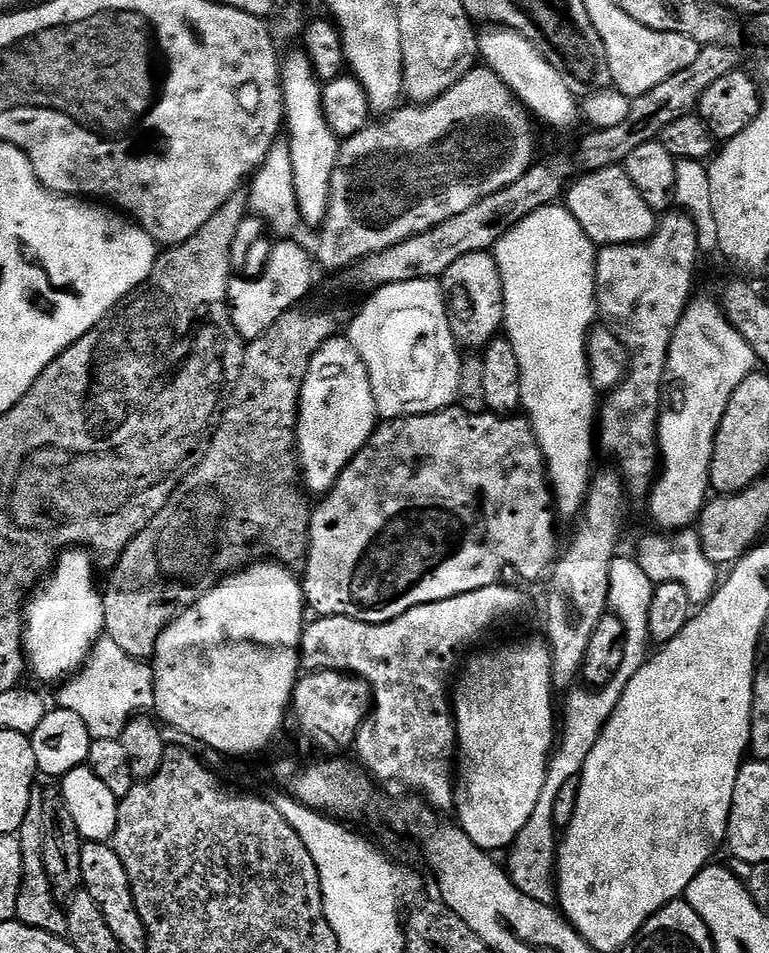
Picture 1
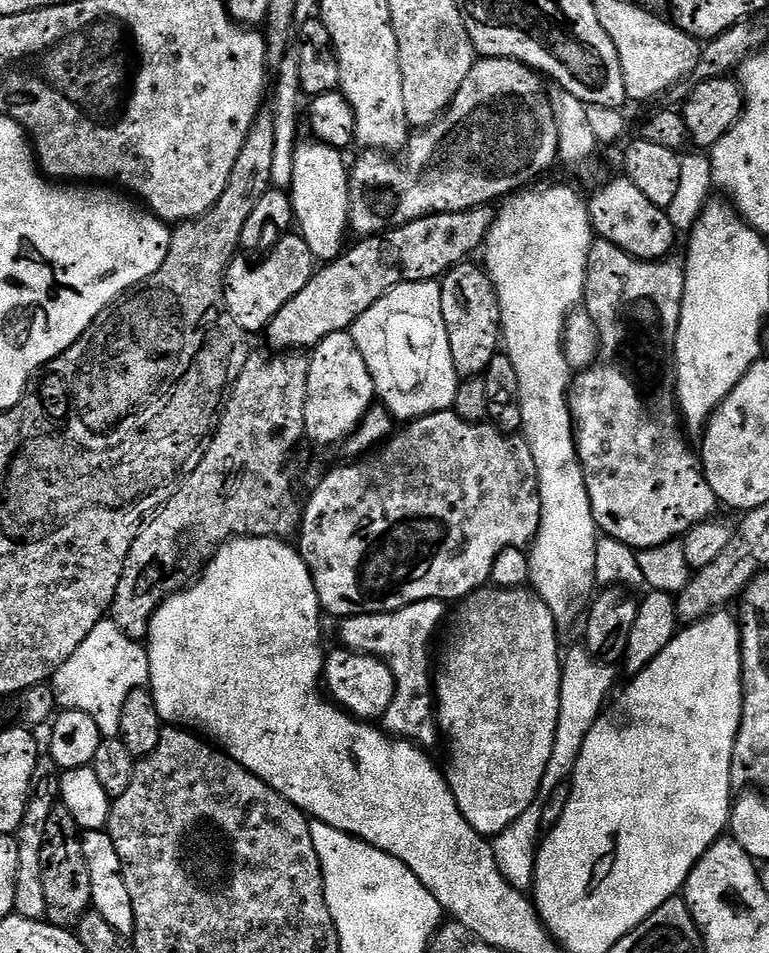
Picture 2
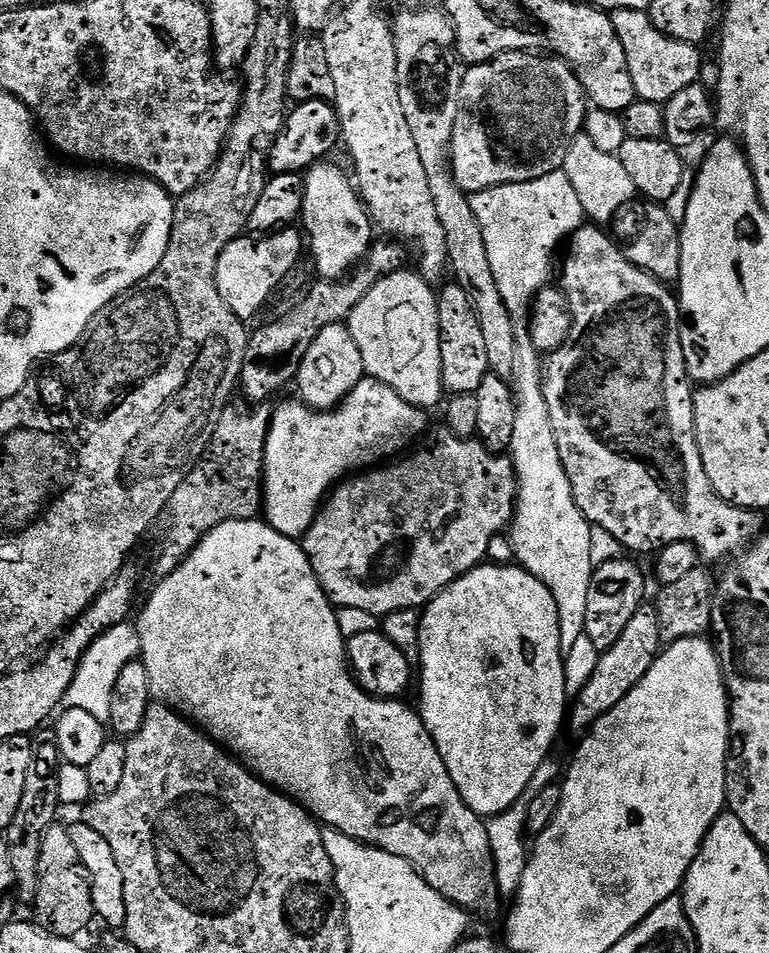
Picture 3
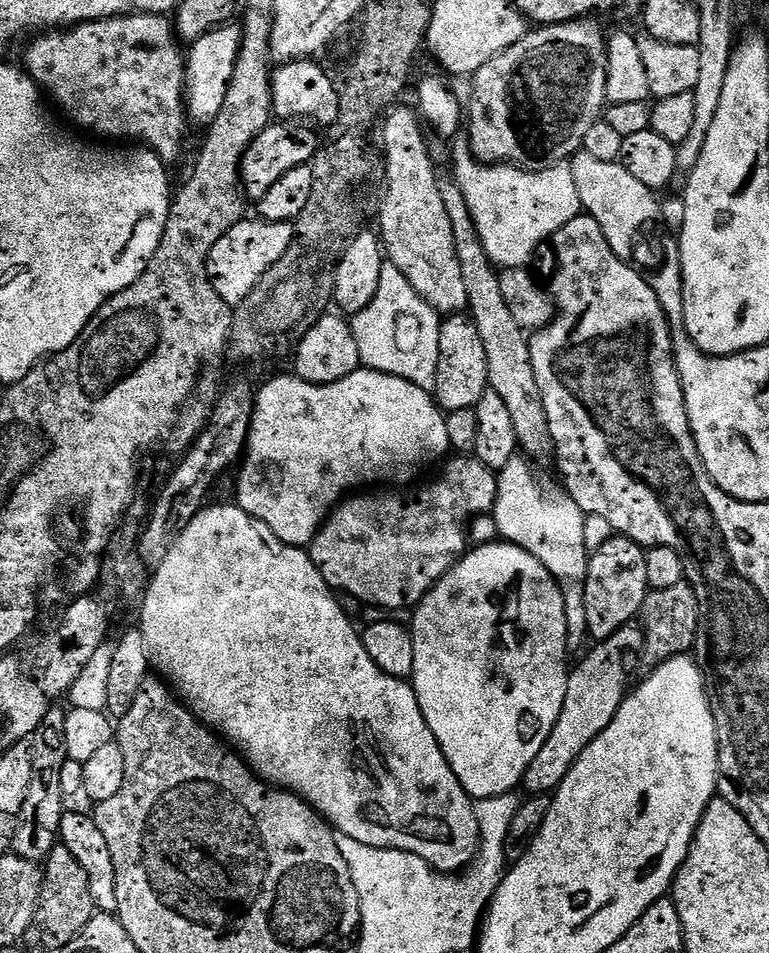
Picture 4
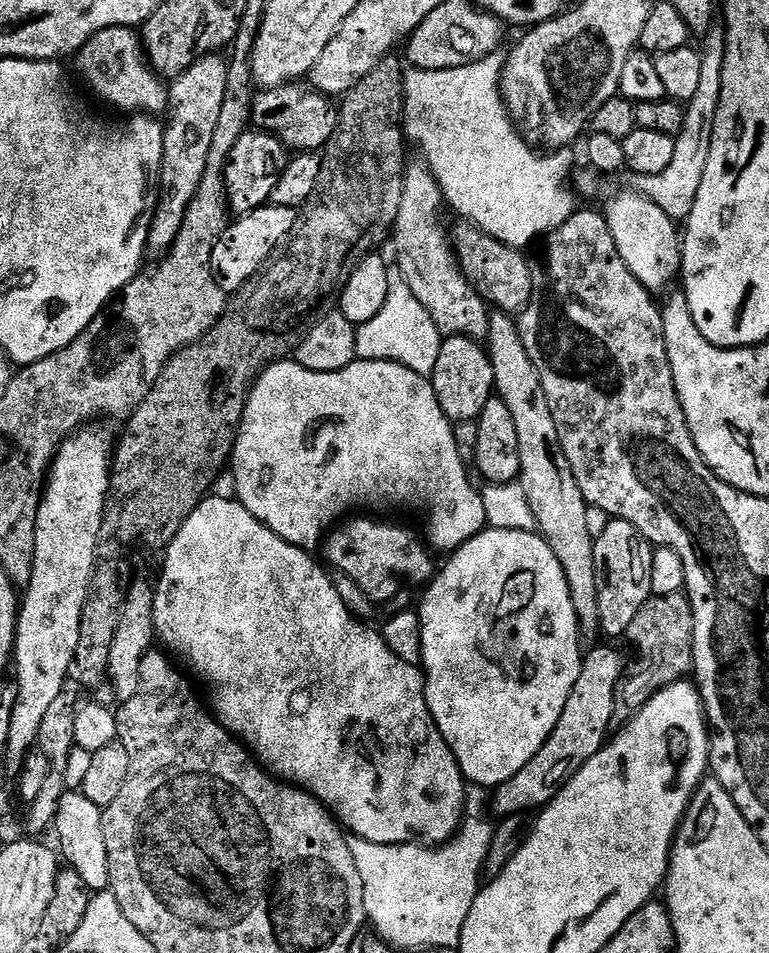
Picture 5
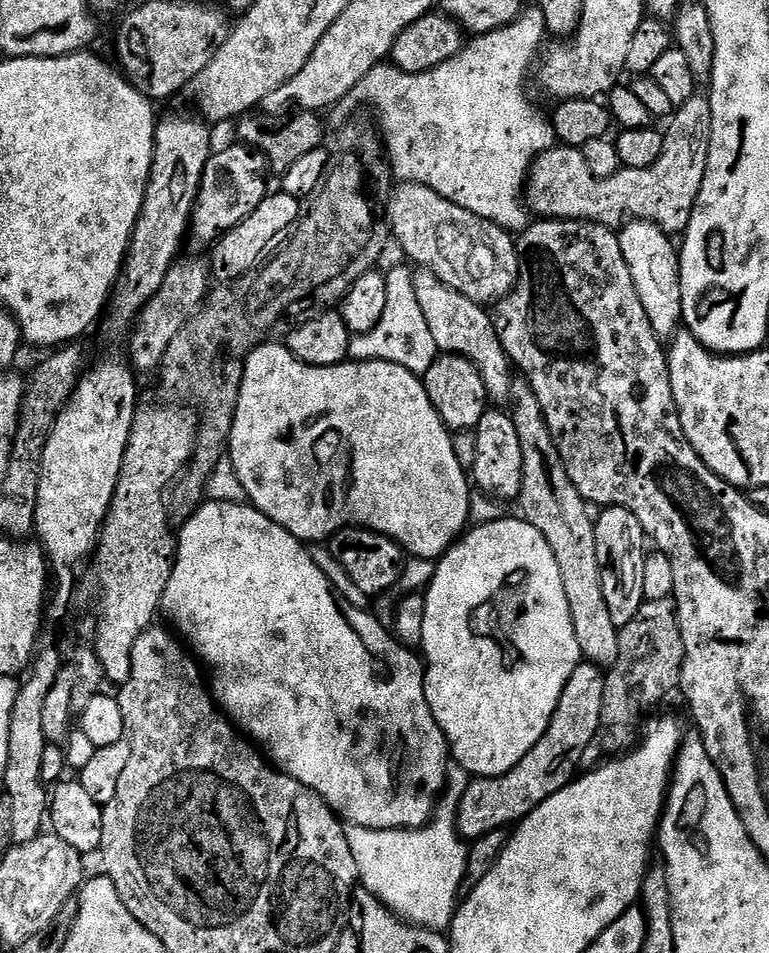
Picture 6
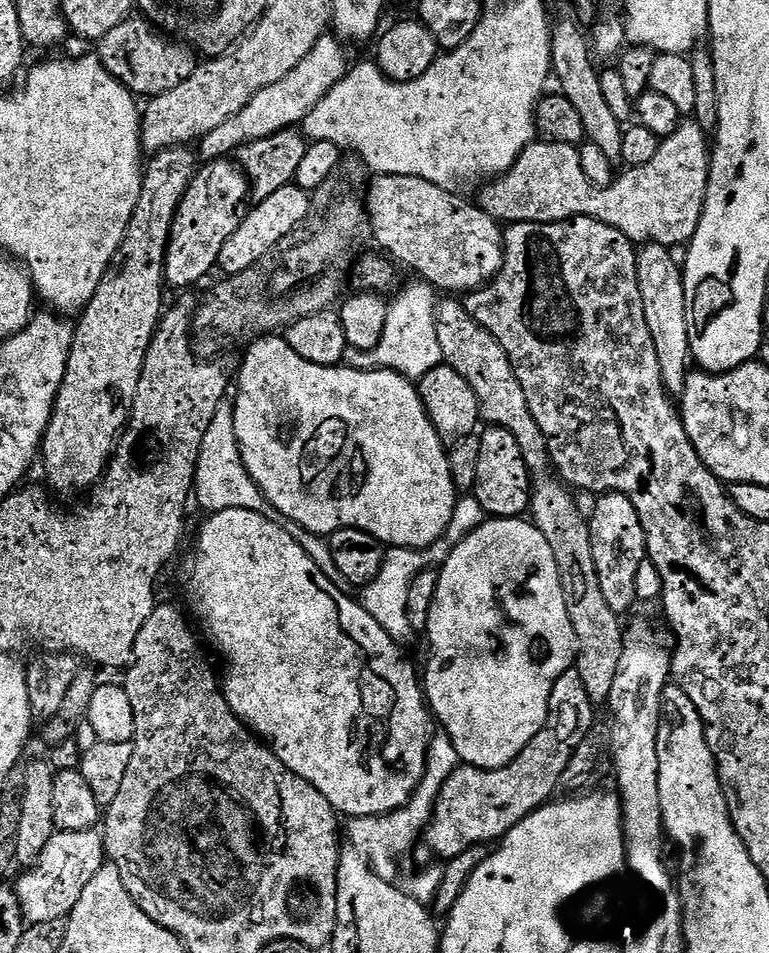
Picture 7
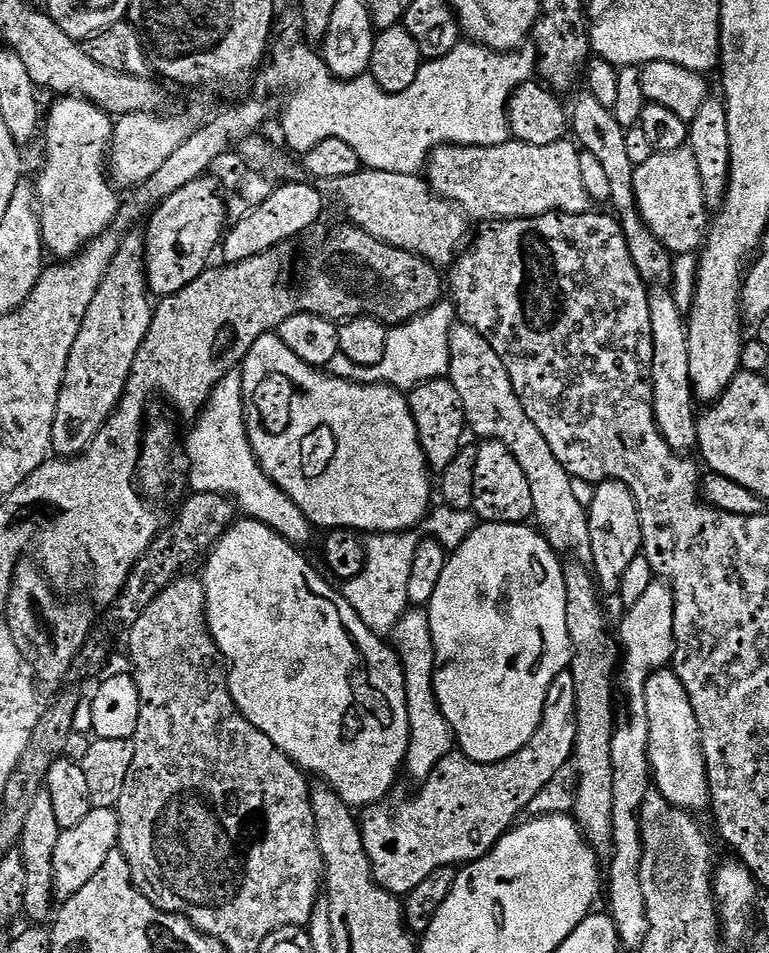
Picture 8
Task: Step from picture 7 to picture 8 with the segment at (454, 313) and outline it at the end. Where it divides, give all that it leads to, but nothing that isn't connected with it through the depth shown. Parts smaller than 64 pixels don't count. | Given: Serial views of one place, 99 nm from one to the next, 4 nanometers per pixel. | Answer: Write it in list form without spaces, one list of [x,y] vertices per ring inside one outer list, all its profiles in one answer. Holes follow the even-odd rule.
[[[459,322],[450,330],[450,366],[447,379],[451,380],[454,390],[458,390],[458,398],[462,398],[464,419],[467,427],[481,441],[501,440],[518,458],[518,466],[522,466],[522,474],[526,474],[526,482],[530,482],[530,495],[534,498],[534,524],[541,536],[547,540],[558,554],[573,552],[579,563],[591,565],[590,526],[588,525],[588,509],[578,502],[574,494],[573,478],[564,469],[562,462],[554,458],[554,450],[546,443],[546,438],[538,434],[538,426],[526,418],[526,410],[522,410],[522,402],[510,382],[510,374],[494,354],[494,346],[471,328]]]

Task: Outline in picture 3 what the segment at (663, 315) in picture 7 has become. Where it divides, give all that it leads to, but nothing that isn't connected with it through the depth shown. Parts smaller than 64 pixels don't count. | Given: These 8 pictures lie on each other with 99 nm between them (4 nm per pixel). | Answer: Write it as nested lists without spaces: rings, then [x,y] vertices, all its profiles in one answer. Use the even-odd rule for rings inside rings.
[[[583,134],[577,136],[570,146],[570,154],[566,154],[562,171],[566,178],[570,178],[574,194],[578,194],[578,202],[582,202],[585,217],[597,226],[611,225],[637,199],[634,182],[630,182],[630,174],[626,174],[619,155],[598,150],[598,146],[594,146],[594,142],[590,142],[590,138]]]

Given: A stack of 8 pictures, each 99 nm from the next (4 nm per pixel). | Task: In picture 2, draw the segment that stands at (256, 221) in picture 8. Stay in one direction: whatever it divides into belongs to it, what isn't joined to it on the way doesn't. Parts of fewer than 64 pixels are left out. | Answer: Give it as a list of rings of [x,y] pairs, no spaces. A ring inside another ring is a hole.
[[[298,234],[281,235],[280,241],[266,252],[265,260],[257,264],[251,264],[243,255],[237,255],[228,263],[224,275],[224,305],[244,333],[263,333],[274,314],[278,314],[278,310],[282,310],[282,306],[286,306],[286,302],[290,302],[306,282],[310,282],[314,261],[310,246],[306,246]]]

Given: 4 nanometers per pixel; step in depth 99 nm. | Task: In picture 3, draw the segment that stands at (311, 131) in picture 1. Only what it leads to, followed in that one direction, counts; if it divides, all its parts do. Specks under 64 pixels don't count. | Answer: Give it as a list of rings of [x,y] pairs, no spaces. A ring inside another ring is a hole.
[[[317,162],[303,173],[306,244],[319,274],[325,280],[345,279],[368,255],[374,243],[374,225],[353,181],[336,164]]]

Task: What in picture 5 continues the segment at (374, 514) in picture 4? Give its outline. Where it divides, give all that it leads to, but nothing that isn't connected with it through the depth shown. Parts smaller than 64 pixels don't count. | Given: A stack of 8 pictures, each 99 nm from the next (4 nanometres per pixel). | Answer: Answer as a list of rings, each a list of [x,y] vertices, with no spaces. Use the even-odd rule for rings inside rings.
[[[351,520],[341,523],[323,541],[322,553],[335,571],[346,574],[346,578],[350,578],[350,582],[354,582],[354,586],[377,605],[384,606],[399,592],[416,588],[419,584],[427,585],[433,579],[433,553],[419,531],[411,532],[400,524],[383,524],[380,520]]]

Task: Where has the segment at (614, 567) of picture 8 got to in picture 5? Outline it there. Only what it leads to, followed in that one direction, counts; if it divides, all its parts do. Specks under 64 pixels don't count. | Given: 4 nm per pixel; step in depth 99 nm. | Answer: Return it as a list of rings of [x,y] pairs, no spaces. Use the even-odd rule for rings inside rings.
[[[609,519],[602,534],[594,540],[594,566],[598,588],[598,618],[600,632],[608,636],[623,637],[630,630],[630,622],[651,598],[650,566],[653,545],[630,522]]]

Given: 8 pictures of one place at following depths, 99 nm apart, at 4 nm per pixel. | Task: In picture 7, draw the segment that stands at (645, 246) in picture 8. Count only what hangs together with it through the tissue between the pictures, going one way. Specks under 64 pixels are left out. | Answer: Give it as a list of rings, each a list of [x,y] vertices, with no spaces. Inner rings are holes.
[[[565,6],[560,12],[560,17],[555,17],[552,24],[552,76],[560,83],[559,95],[566,97],[574,110],[582,117],[582,126],[587,143],[598,146],[602,154],[614,166],[622,161],[622,134],[625,125],[614,113],[608,109],[602,95],[602,82],[598,68],[592,65],[594,52],[590,47],[590,36],[585,25],[576,18],[576,13],[571,7]]]

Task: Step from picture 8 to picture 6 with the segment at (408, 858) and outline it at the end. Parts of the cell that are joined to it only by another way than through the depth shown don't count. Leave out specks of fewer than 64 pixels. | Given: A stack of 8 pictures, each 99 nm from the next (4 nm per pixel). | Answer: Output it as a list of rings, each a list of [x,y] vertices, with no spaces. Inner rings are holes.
[[[580,663],[574,674],[570,674],[570,682],[566,682],[566,690],[562,690],[562,698],[558,698],[558,706],[550,718],[550,726],[534,750],[530,750],[514,770],[501,776],[473,779],[468,789],[459,793],[460,805],[455,805],[454,811],[456,826],[465,841],[471,842],[499,828],[519,824],[534,809],[542,806],[546,798],[558,794],[558,790],[572,783],[584,763],[586,746],[590,746],[600,731],[604,677],[600,665]]]

